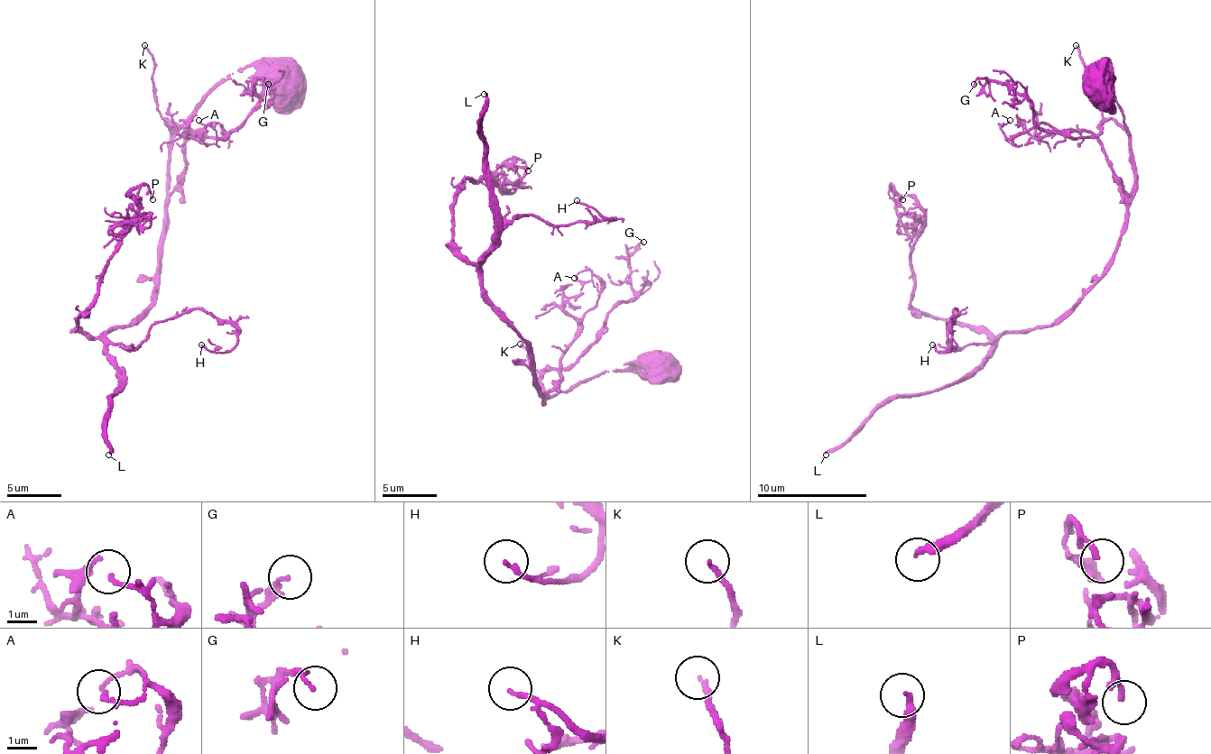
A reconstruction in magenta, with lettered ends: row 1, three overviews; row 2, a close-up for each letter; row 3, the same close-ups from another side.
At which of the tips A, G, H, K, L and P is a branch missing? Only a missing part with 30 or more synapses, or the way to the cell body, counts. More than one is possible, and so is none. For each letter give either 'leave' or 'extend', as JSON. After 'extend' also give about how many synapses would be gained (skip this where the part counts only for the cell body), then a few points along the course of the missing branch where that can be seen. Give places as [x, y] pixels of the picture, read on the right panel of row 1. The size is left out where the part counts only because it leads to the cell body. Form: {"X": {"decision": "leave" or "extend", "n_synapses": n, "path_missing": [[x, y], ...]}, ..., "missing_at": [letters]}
{"A": {"decision": "leave"}, "G": {"decision": "leave"}, "H": {"decision": "leave"}, "K": {"decision": "leave"}, "L": {"decision": "extend", "n_synapses": 500}, "P": {"decision": "leave"}, "missing_at": ["L"]}

